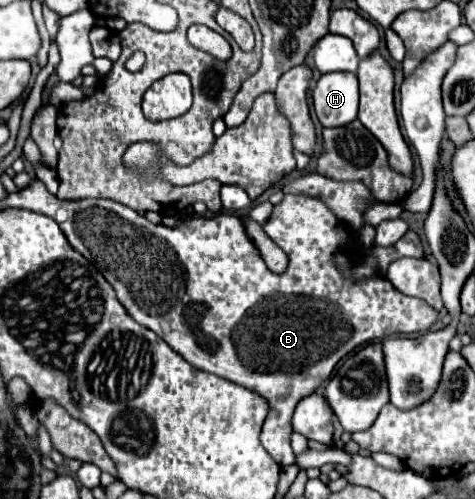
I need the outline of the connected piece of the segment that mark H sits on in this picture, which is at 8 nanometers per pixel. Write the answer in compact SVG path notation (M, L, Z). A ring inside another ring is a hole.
M325 73L313 89L315 113L323 127L343 127L357 119L359 83L355 73Z

